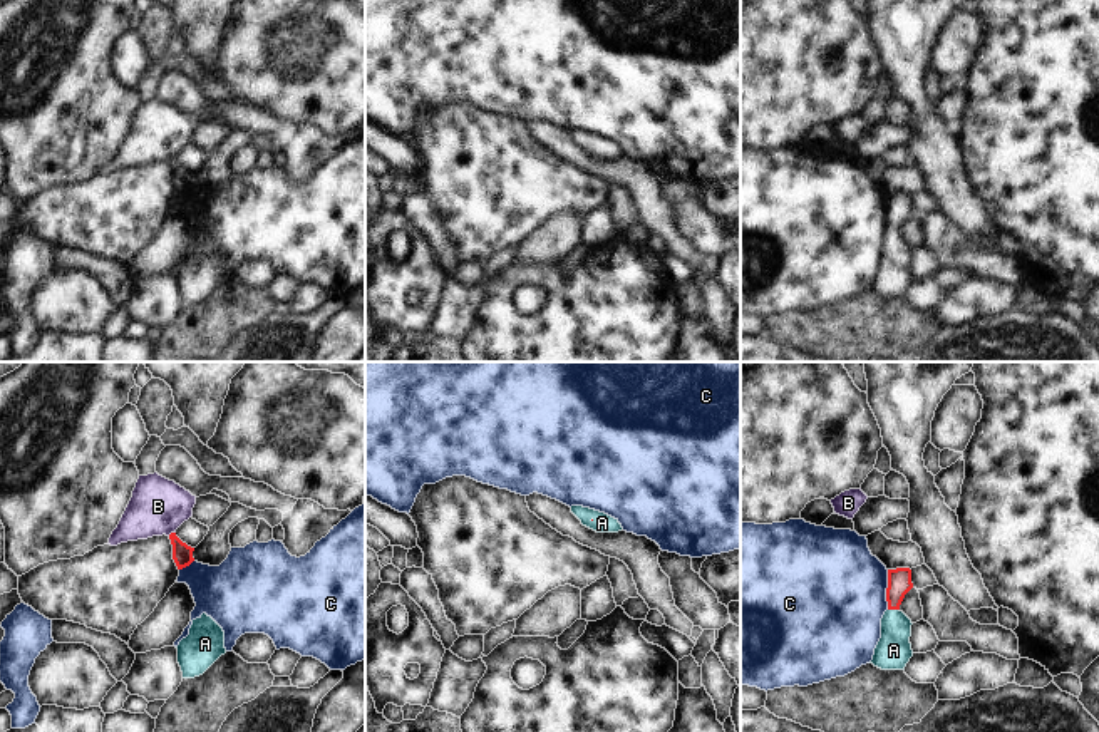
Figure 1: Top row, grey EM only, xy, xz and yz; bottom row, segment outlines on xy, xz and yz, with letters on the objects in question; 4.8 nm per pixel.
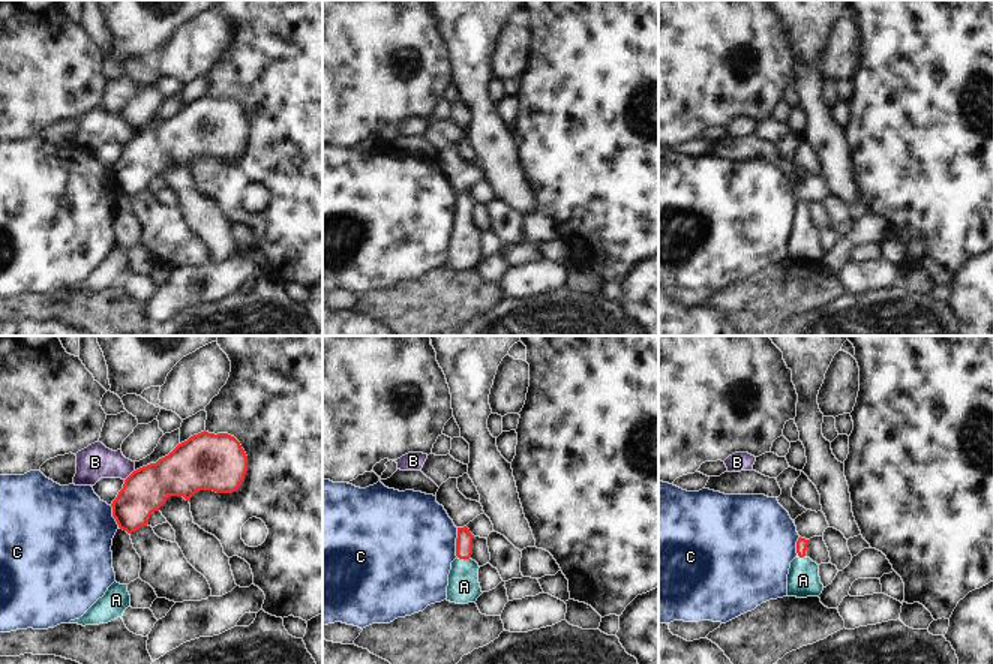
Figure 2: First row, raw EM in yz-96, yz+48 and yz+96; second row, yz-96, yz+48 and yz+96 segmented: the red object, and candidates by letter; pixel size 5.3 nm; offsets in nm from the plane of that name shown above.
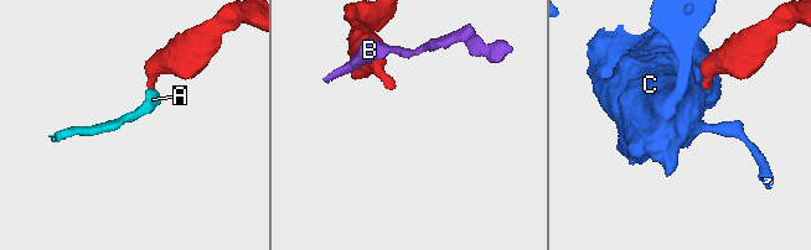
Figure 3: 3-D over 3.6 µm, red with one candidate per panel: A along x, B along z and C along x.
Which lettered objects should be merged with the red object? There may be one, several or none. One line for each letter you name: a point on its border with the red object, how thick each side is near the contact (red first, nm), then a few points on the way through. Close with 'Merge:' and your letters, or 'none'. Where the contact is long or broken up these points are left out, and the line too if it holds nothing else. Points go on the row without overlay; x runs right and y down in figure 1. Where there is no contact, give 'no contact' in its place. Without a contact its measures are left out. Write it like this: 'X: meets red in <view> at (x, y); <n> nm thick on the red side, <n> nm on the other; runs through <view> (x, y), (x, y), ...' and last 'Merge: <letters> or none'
A: meets red in yz at (893, 233); 110 nm thick on the red side, 170 nm on the other; runs through yz (900, 208), (893, 221), (893, 233), (893, 275)
Merge: A

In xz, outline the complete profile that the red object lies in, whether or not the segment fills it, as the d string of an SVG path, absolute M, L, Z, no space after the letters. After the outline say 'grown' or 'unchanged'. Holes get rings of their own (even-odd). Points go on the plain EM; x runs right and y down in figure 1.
M571 131L571 137L581 146L583 151L596 157L618 157L623 154L618 144L590 132Z; grown

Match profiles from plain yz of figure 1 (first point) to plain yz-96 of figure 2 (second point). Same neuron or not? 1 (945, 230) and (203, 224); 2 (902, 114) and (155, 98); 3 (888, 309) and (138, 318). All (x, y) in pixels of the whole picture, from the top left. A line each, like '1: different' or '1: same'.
1: different
2: same
3: same

